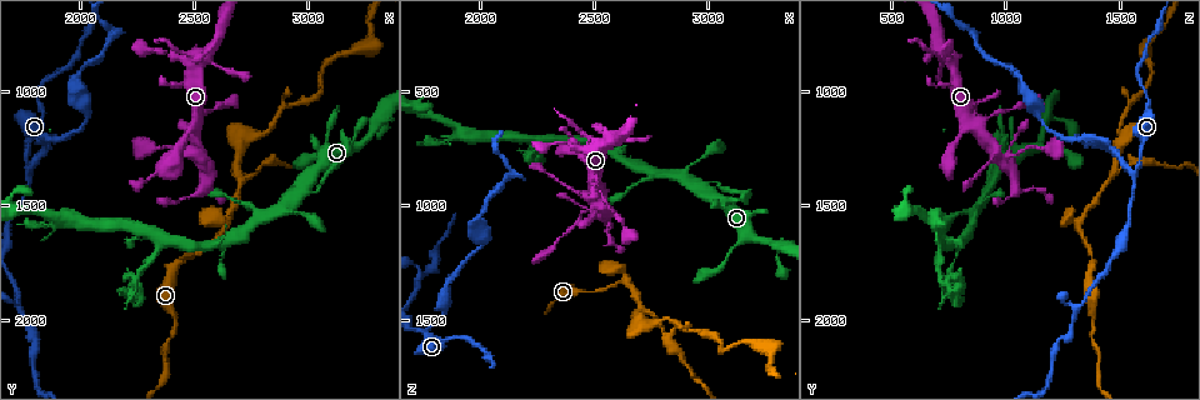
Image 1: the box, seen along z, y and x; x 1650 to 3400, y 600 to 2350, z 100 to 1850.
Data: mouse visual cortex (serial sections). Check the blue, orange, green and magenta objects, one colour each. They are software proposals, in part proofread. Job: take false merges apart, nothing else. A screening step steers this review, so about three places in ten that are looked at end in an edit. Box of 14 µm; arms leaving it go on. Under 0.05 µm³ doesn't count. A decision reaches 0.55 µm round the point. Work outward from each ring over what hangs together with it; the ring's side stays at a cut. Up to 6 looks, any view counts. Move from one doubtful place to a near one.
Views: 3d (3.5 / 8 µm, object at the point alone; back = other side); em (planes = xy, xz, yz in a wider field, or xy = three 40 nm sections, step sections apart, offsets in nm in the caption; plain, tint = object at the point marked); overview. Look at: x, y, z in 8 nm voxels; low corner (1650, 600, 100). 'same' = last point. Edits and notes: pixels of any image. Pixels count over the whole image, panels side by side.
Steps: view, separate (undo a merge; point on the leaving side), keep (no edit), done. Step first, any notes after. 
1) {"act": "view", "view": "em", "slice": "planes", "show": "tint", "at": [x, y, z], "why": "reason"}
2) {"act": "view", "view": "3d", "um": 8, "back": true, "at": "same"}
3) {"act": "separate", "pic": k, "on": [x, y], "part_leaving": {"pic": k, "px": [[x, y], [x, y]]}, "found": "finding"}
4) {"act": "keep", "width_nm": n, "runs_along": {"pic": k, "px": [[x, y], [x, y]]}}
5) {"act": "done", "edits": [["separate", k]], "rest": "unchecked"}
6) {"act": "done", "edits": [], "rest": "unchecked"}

{"act": "view", "view": "3d", "um": 8, "back": true, "at": [3020, 1350, 980], "why": "sharp bend"}

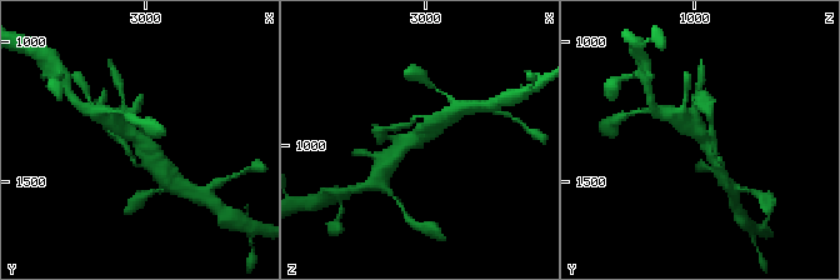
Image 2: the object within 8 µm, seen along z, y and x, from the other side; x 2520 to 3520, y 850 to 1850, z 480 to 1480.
{"act": "view", "view": "3d", "um": 3.5, "at": [3030, 1340, 980]}

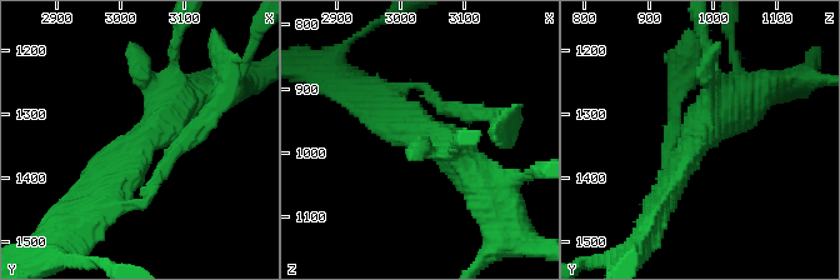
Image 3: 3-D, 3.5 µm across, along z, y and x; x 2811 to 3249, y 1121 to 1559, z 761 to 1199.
{"act": "view", "view": "em", "slice": "xy", "step": 3, "show": "tint", "at": [3025, 1345, 970]}

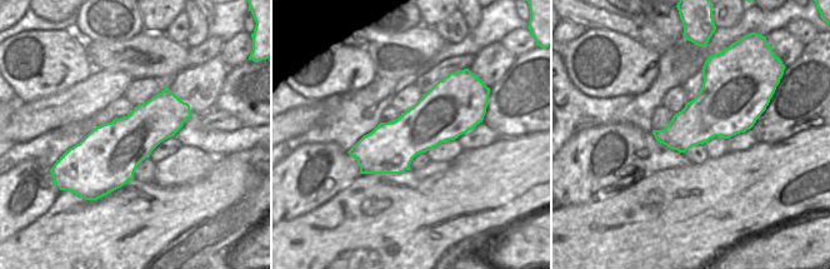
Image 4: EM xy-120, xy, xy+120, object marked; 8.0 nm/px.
{"act": "keep", "arms": 3, "runs_along": {"pic": 3, "px": [[195, 94], [126, 155], [99, 209]]}, "found": "one cell here"}

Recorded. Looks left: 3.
{"act": "view", "view": "3d", "um": 3.5, "at": [2630, 1560, 1330], "why": "thick turns thin"}

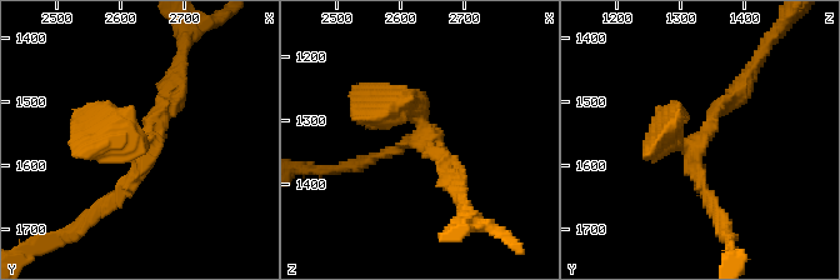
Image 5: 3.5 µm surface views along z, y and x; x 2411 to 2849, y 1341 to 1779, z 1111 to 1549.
{"act": "view", "view": "em", "slice": "xy", "step": 1, "show": "tint", "at": [2640, 1570, 1325]}

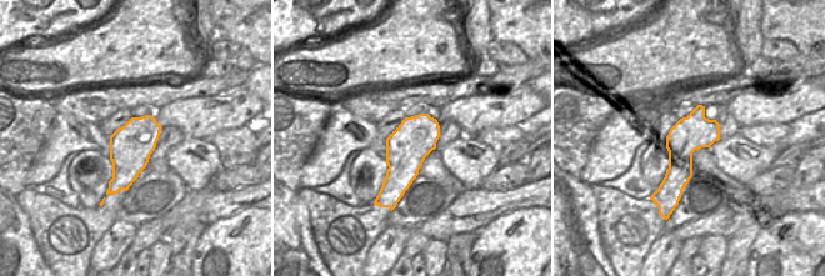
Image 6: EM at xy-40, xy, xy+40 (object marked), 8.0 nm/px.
{"act": "keep", "arm_widths_nm": [150, 200, 350], "runs_along": {"pic": 6, "px": [[701, 109], [680, 142], [670, 199]]}, "found": "one cell here"}

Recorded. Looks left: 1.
{"act": "done", "edits": [], "rest": "unchecked"}

